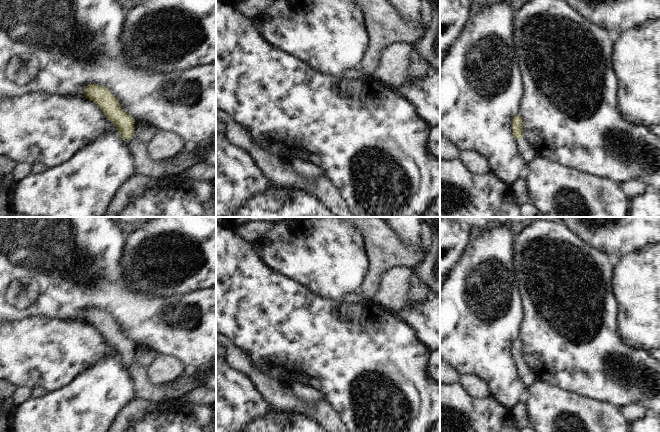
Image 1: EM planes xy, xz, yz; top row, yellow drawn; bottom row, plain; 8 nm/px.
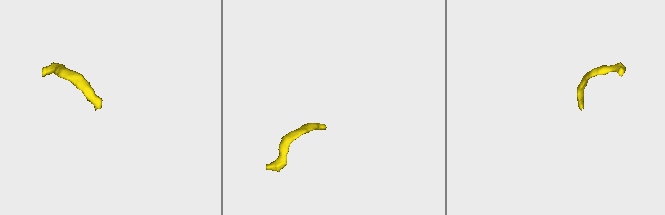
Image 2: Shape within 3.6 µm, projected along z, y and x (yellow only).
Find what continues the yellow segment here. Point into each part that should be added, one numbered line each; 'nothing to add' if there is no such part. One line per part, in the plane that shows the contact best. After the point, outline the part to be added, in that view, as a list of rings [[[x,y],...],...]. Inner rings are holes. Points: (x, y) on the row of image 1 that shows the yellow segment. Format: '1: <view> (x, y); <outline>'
1: xy (206, 153); [[[125,139],[135,159],[136,173],[152,179],[167,178],[178,175],[198,163],[207,163],[216,166],[216,145],[210,141],[198,146],[194,151],[185,149],[172,159],[166,161],[153,161],[147,153],[147,145],[141,141]]]

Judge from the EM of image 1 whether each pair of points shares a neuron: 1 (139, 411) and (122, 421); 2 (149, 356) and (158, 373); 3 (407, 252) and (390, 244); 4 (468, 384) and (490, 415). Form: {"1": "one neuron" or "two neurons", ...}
{"1": "one neuron", "2": "two neurons", "3": "one neuron", "4": "two neurons"}

